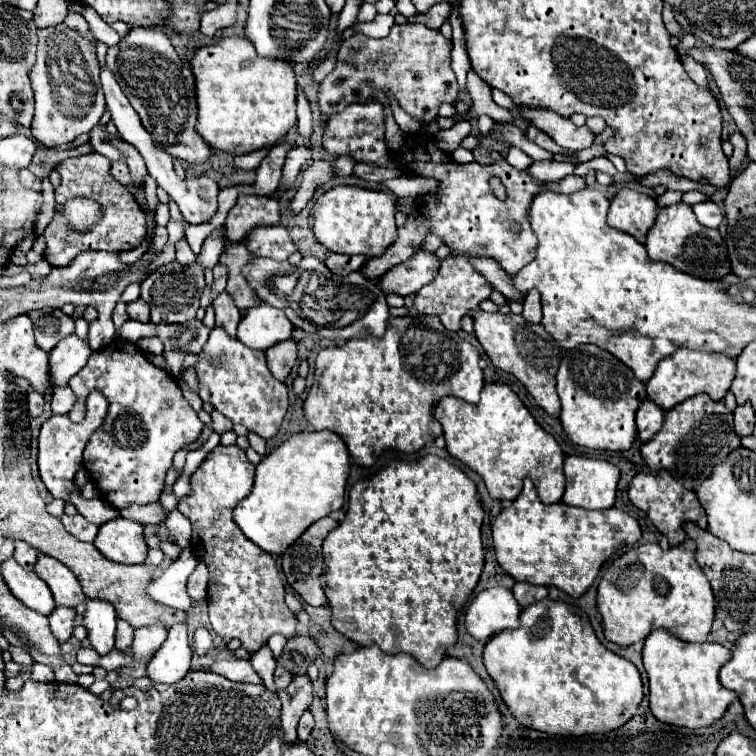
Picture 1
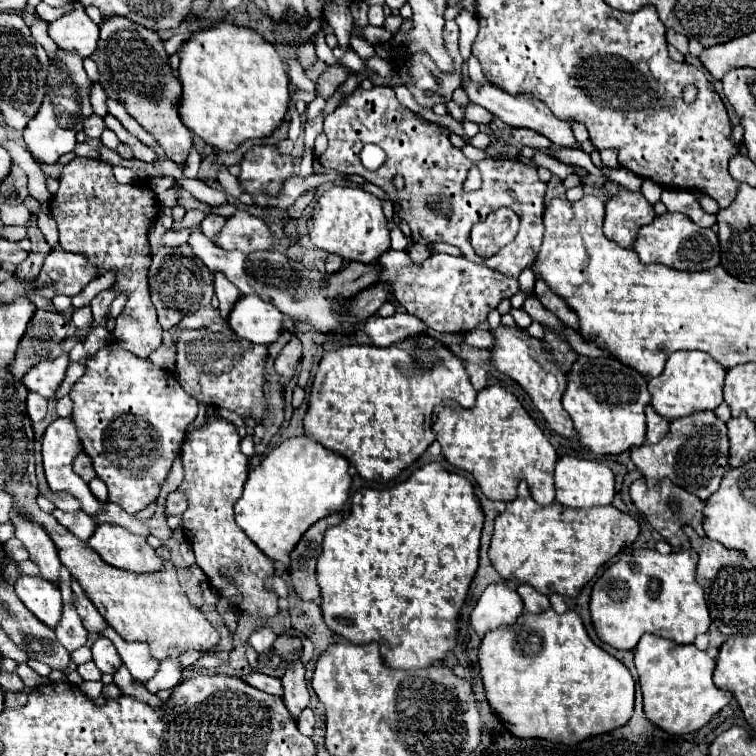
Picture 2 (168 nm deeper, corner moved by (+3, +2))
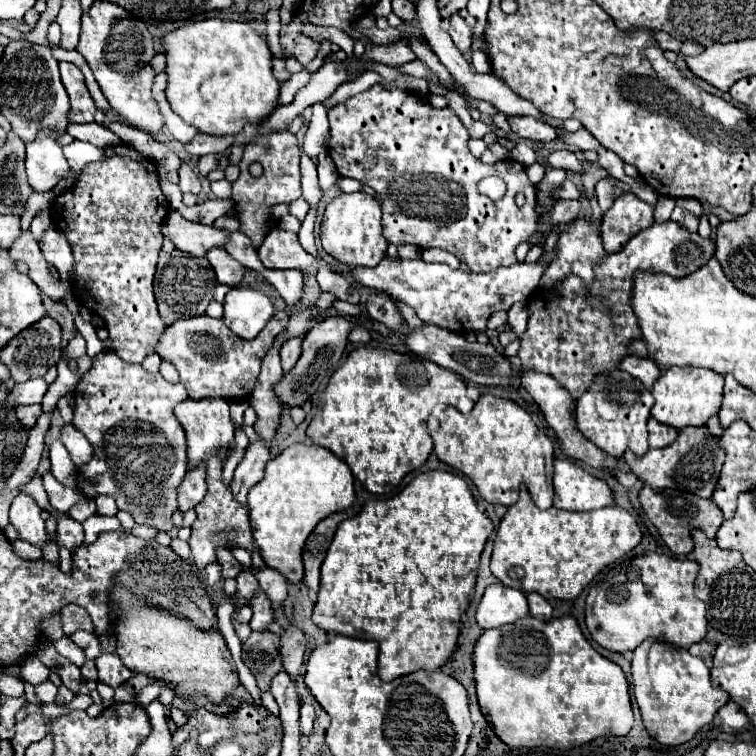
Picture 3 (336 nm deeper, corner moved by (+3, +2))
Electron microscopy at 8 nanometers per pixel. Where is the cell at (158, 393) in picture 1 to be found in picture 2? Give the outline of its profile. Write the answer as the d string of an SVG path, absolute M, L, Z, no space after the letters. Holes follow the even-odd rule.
M118 343L102 347L88 359L84 375L70 391L70 399L74 401L72 421L78 429L84 451L94 461L98 479L102 479L108 487L108 501L120 505L128 513L138 513L140 509L154 503L186 437L186 429L198 415L198 401L188 395L180 383L176 383L174 375L154 367L148 359L132 355Z

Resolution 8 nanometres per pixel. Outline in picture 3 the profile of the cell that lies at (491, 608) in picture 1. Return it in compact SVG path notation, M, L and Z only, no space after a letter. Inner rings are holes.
M496 583L486 587L484 597L476 611L476 621L482 629L492 629L492 627L498 629L502 625L516 623L526 615L528 615L526 593Z

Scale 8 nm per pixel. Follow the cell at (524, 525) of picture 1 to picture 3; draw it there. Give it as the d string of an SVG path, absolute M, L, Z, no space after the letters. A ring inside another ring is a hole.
M520 487L518 503L508 507L508 511L502 517L500 527L496 531L490 569L500 579L500 583L504 583L506 587L520 589L524 593L536 591L544 599L568 601L568 599L578 597L580 591L606 565L614 563L616 559L626 555L630 549L634 549L640 543L640 539L642 539L642 533L640 533L640 527L638 527L636 519L626 509L622 509L618 505L608 505L608 507L592 509L592 511L584 511L584 513L570 513L570 511L562 511L562 509L556 509L556 507L550 507L550 509L542 511L532 503L532 499L528 495L528 489Z

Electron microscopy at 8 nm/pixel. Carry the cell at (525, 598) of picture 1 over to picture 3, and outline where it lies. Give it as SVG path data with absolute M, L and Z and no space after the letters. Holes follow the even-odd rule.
M526 593L526 597L528 597L528 607L530 607L532 617L536 617L536 619L552 619L552 607L542 595Z

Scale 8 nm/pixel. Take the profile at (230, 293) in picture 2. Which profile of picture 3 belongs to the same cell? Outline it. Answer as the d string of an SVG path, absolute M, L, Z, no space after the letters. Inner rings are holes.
M214 247L212 251L208 251L206 259L208 259L210 265L214 267L218 283L228 285L228 287L238 287L238 285L242 283L246 269L244 269L226 249Z

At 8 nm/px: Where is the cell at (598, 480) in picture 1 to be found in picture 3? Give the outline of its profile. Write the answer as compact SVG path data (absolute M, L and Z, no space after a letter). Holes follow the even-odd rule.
M554 461L554 507L566 511L590 511L614 503L612 489L600 477L590 475L572 461Z

